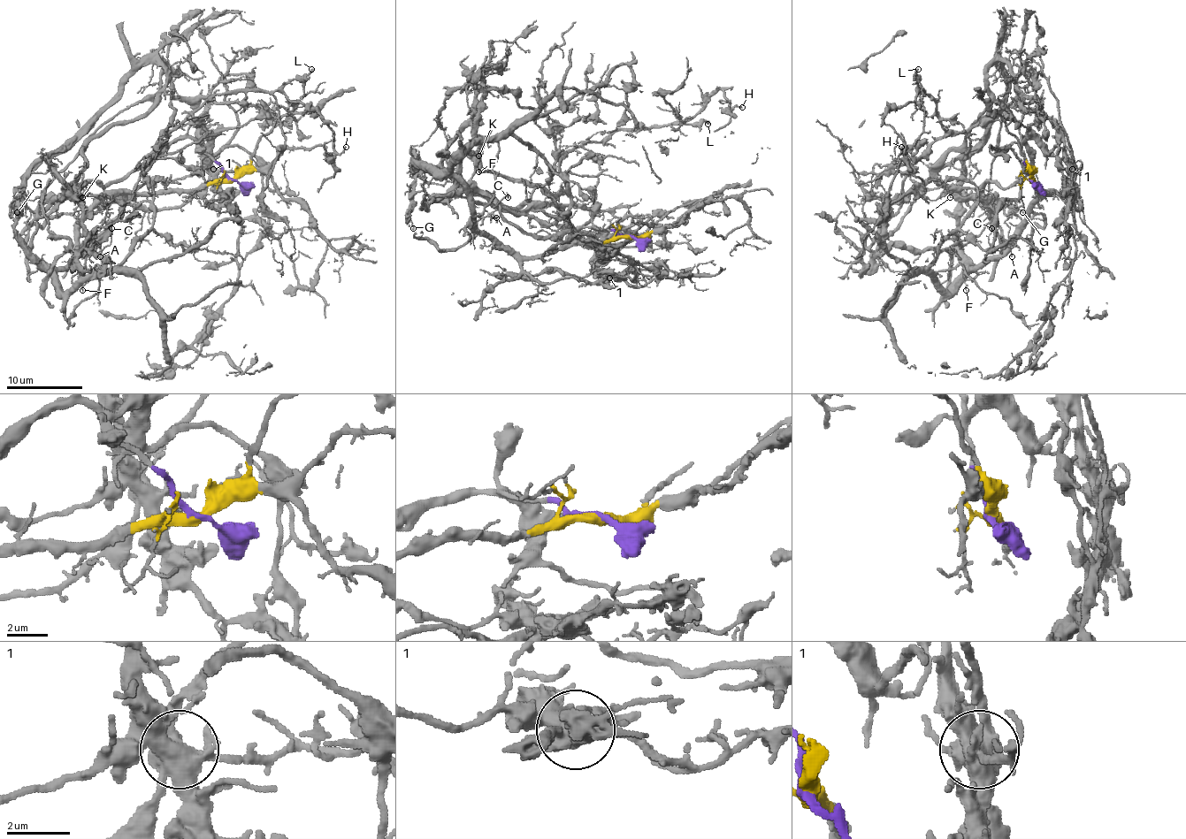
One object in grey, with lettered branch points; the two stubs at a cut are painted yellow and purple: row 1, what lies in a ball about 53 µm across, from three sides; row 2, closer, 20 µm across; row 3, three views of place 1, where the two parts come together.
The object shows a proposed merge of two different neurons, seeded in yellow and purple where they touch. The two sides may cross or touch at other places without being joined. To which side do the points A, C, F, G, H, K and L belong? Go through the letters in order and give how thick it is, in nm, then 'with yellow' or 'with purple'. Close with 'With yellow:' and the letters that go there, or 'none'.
A: 120 nm | with yellow
C: 80 nm | with yellow
F: 120 nm | with yellow
G: 120 nm | with purple
H: 150 nm | with purple
K: 110 nm | with purple
L: 220 nm | with purple
With yellow: A, C, F

